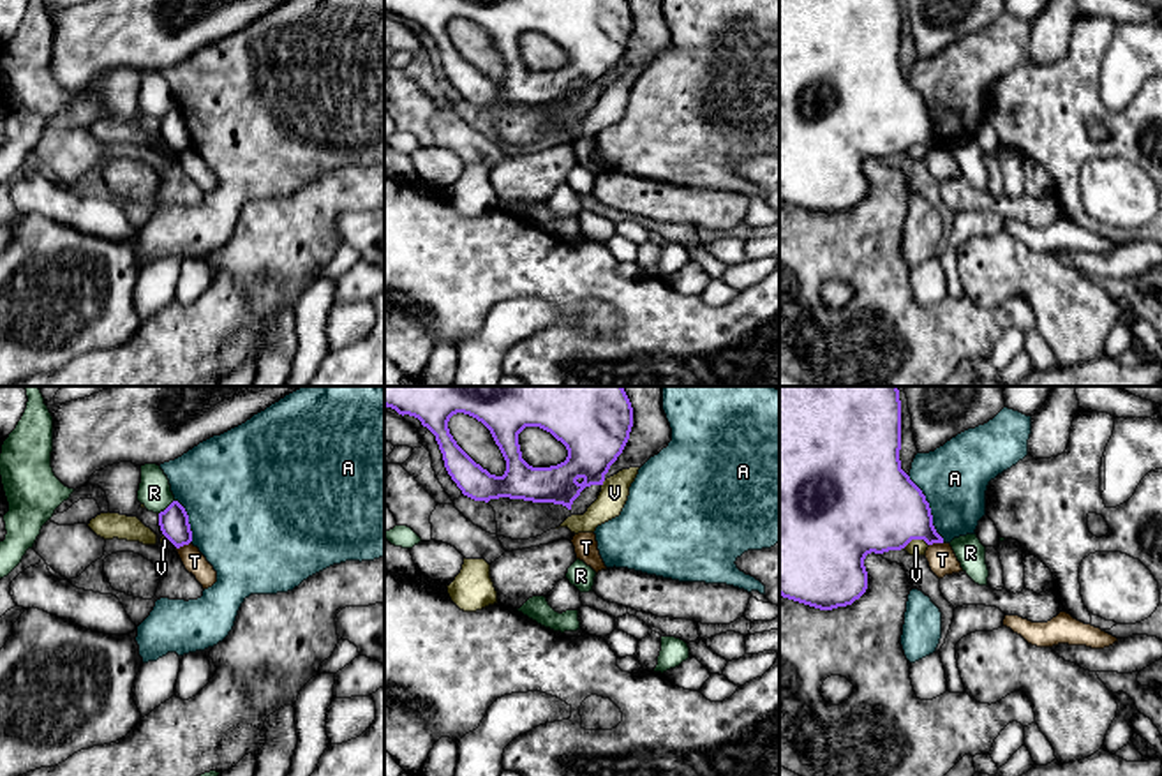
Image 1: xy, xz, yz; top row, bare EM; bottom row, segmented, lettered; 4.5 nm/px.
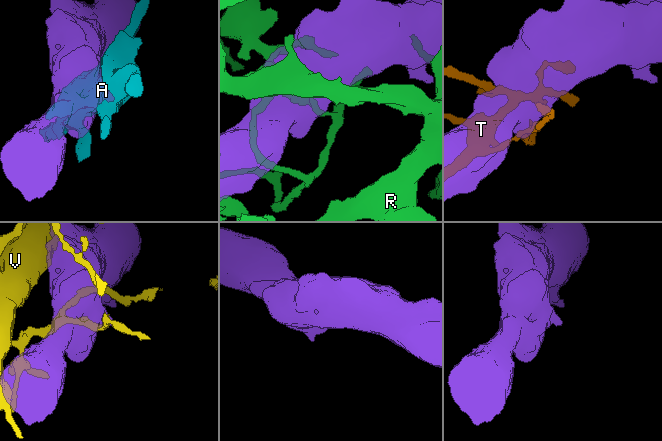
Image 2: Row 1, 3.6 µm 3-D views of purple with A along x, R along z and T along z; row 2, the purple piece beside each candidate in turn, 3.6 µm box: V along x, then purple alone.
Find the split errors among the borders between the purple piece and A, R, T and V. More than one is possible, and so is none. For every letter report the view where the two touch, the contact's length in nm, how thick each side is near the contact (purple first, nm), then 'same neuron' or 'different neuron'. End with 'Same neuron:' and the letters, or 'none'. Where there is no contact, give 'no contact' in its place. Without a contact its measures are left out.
A: yz | 360 nm | 400/300 nm | different neuron
R: xy | 100 nm | 140/150 nm | different neuron
T: xy | 70 nm | 140/100 nm | different neuron
V: yz | 120 nm | 420/80 nm | different neuron
Same neuron: none

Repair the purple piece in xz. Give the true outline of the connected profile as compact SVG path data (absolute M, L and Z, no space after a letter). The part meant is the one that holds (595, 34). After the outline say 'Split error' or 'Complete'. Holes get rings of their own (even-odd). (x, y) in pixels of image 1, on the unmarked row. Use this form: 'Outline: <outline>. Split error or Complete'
Outline: M384 0L384 11L399 19L409 19L427 32L439 49L444 72L464 101L474 106L524 104L554 108L571 115L573 106L585 92L603 90L610 71L622 58L633 32L633 12L628 0ZM464 18L481 26L499 51L506 76L490 79L476 69L453 44L448 26ZM525 32L540 32L561 46L568 62L550 72L533 72L522 63L518 39Z. Complete

